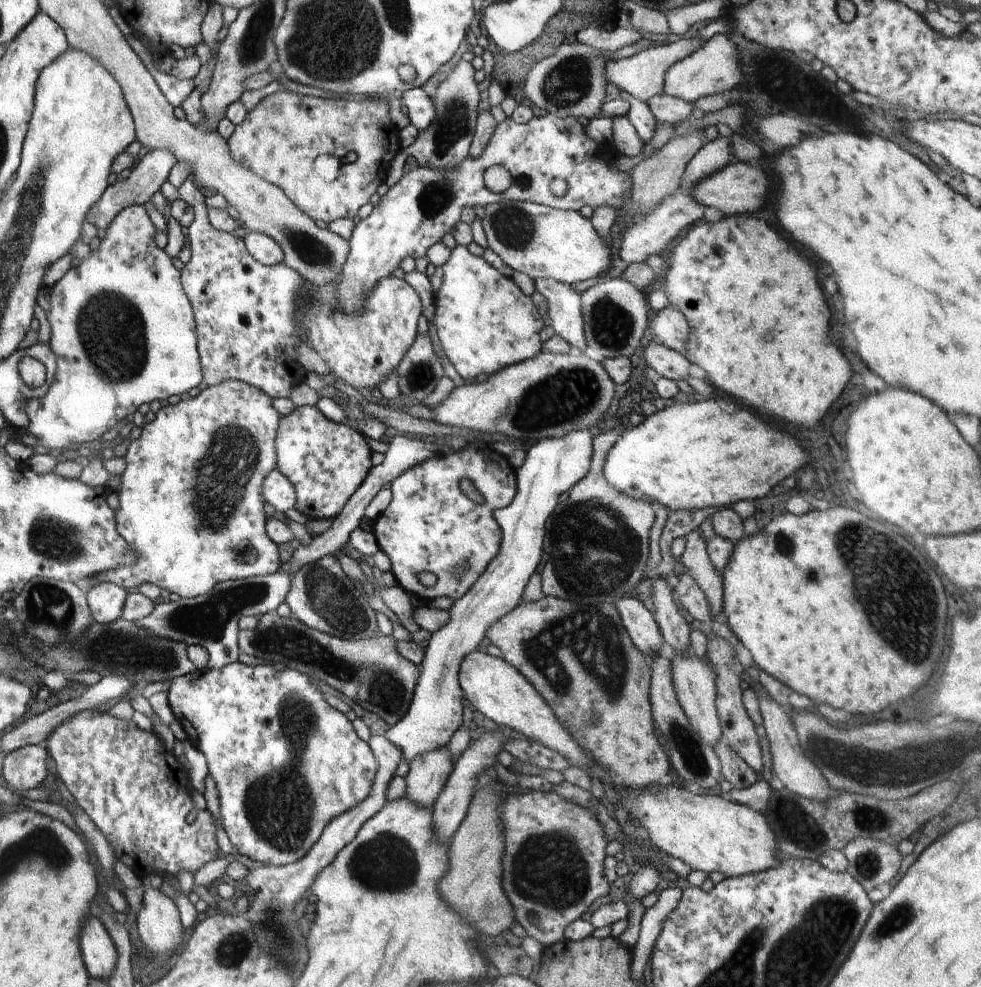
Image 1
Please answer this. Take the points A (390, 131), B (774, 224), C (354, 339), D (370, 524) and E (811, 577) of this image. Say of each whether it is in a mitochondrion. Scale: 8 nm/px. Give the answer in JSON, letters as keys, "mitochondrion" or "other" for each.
{"A":"other","B":"other","C":"other","D":"other","E":"mitochondrion"}

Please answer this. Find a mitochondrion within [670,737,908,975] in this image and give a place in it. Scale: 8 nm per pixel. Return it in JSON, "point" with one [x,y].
{"point":[798,827]}

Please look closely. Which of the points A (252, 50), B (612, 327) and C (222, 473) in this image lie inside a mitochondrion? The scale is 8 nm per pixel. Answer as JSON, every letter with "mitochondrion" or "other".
{"A":"mitochondrion","B":"mitochondrion","C":"mitochondrion"}

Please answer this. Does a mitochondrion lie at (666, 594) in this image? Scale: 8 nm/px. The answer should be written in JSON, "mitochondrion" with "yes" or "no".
{"mitochondrion":"no"}

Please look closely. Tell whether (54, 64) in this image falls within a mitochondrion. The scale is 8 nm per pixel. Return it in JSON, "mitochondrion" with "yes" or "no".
{"mitochondrion":"no"}

